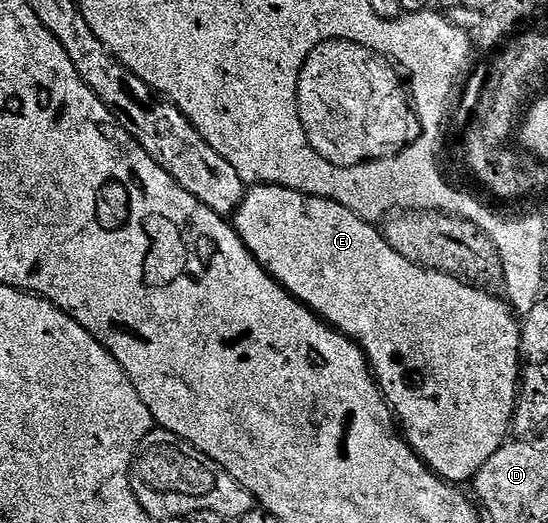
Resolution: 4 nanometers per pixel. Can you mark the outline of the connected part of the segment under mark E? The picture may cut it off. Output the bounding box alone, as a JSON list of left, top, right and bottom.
[232,184,522,486]

